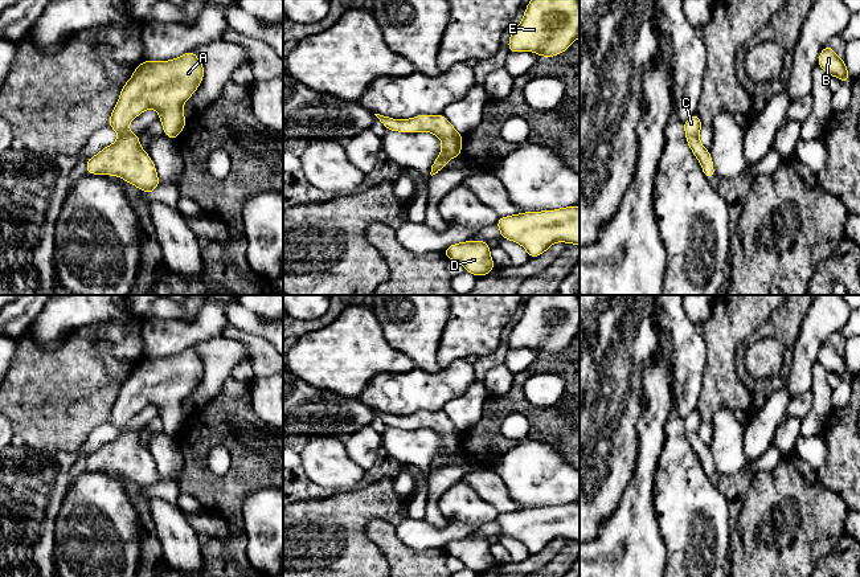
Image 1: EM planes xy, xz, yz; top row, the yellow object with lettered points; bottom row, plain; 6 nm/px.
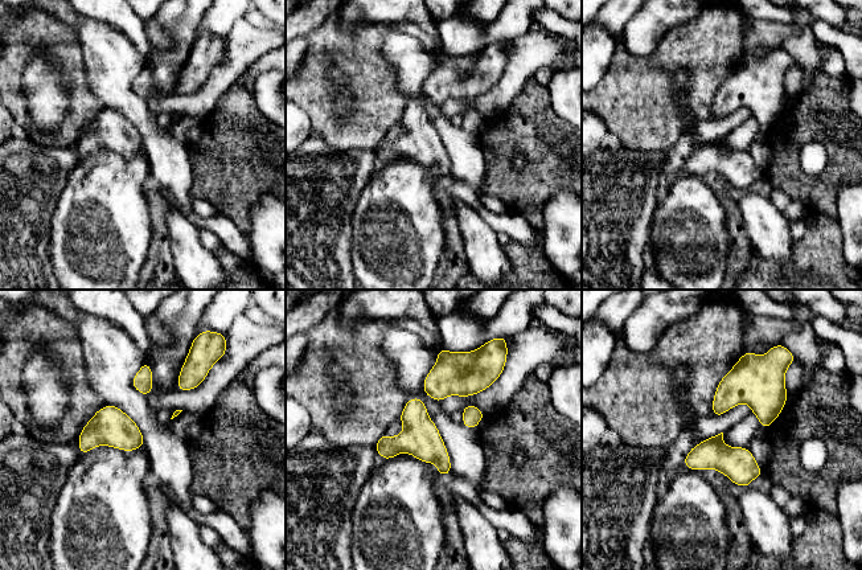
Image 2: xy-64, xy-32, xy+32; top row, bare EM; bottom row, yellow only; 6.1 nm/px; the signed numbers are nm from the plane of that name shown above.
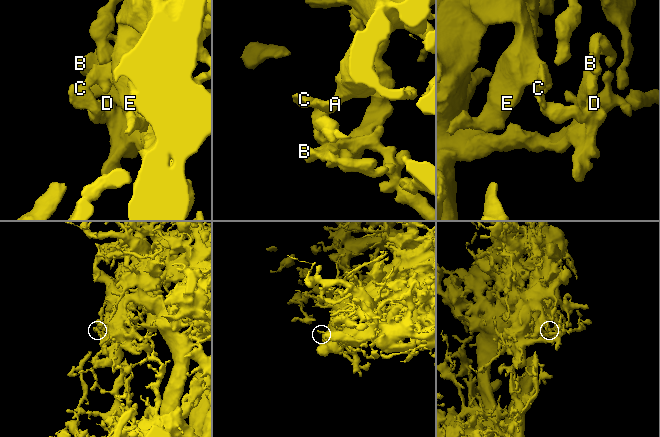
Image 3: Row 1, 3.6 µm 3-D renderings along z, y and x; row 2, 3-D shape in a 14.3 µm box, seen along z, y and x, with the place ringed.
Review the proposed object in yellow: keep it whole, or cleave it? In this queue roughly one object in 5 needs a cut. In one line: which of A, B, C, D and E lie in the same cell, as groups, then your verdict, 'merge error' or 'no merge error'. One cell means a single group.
groups A B C D E; no merge error

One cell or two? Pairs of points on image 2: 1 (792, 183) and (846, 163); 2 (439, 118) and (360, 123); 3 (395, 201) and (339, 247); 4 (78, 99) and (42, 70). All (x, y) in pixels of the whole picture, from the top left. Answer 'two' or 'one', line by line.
1: one
2: two
3: two
4: two

